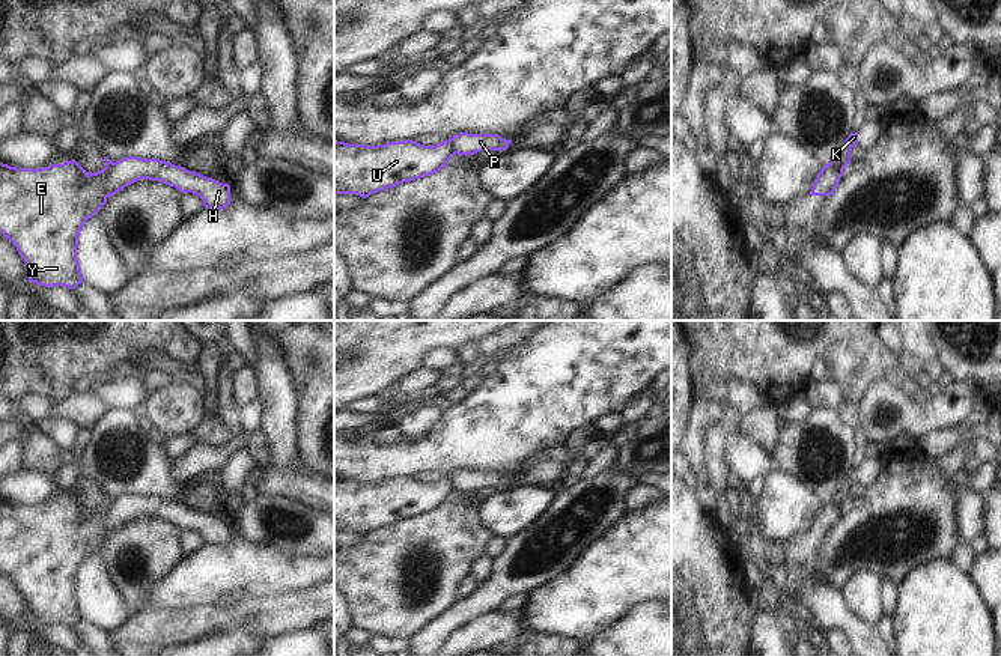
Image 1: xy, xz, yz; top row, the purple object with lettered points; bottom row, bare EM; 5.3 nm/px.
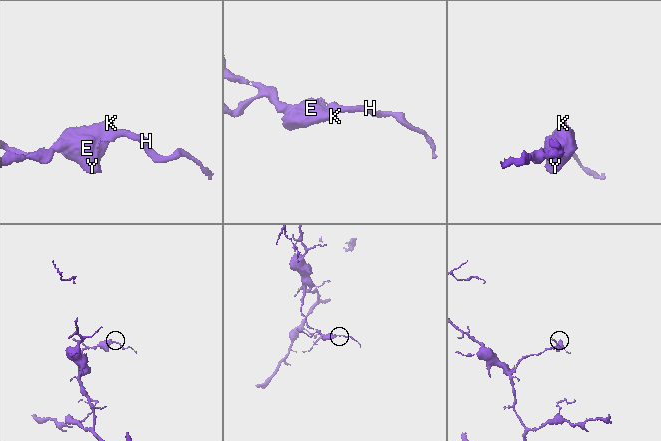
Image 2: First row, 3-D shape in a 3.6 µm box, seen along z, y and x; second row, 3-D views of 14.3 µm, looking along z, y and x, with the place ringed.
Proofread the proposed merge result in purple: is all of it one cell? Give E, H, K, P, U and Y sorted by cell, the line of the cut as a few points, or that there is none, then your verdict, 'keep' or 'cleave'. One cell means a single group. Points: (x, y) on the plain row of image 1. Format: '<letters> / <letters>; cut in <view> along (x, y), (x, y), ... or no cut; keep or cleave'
E K U Y / H P; cut in xy along (115, 500), (104, 519), (106, 533); cleave

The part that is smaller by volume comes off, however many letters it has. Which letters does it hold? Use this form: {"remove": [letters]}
{"remove": ["H", "P"]}

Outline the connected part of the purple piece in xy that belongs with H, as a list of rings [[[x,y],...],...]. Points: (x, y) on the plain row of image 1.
[[[126,494],[111,503],[104,519],[105,533],[111,534],[141,516],[160,518],[169,524],[175,524],[181,530],[193,530],[209,546],[226,546],[232,539],[229,521],[221,521],[172,500],[138,494]]]

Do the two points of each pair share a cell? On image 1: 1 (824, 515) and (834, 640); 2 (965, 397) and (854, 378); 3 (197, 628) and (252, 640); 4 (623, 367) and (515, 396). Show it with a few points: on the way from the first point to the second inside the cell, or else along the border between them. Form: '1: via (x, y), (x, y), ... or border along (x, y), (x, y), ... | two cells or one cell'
1: border along (825, 631), (840, 631), (849, 640) | two cells
2: border along (899, 387), (875, 382), (858, 402) | two cells
3: border along (252, 623), (200, 640) | two cells
4: via (596, 367), (577, 367), (542, 391) | one cell

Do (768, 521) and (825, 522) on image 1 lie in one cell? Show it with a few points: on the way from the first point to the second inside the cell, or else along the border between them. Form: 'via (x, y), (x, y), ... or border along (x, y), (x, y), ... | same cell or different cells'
border along (824, 503), (807, 530), (794, 531), (781, 540) | different cells

